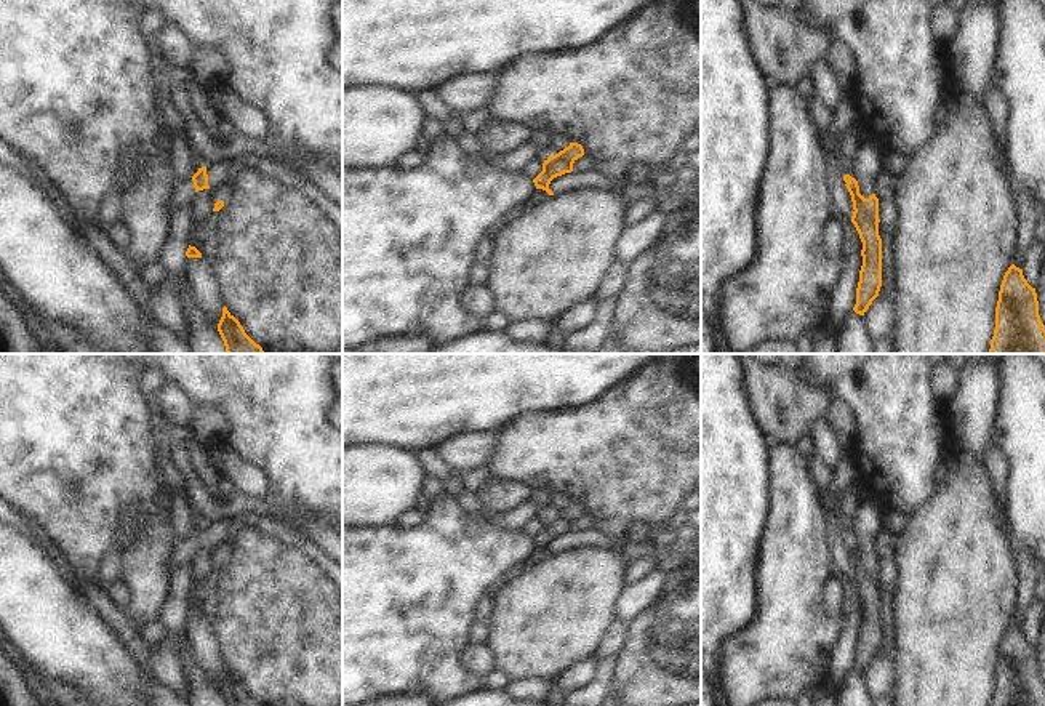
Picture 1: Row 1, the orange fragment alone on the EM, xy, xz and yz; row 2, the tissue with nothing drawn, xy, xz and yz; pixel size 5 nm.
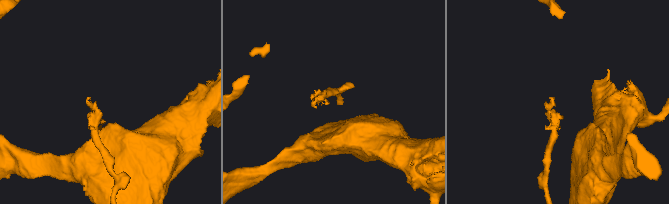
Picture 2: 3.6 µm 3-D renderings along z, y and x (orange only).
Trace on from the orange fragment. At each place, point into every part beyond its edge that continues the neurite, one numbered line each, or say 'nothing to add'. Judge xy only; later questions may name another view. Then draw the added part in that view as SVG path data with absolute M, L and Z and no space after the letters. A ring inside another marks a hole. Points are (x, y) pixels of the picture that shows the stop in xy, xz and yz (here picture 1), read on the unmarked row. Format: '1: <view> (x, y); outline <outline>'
nothing to add

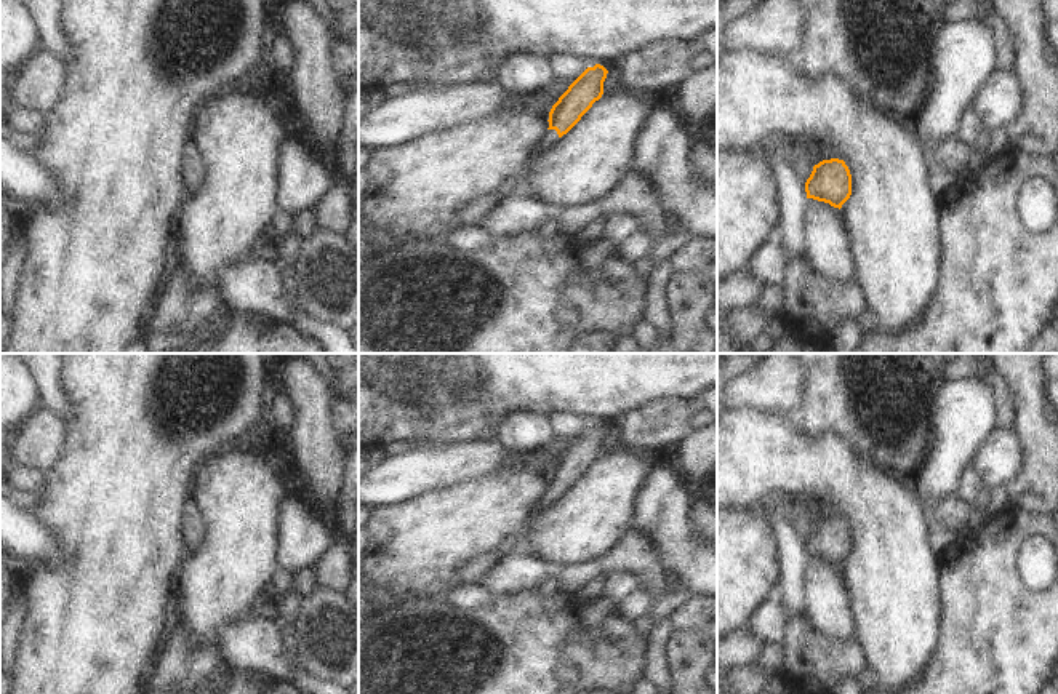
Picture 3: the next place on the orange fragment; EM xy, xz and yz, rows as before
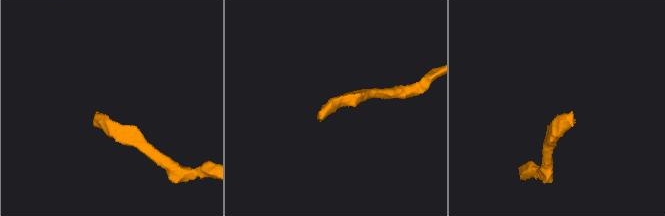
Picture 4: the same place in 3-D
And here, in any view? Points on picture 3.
1: xz (549, 496); outline M547 488L541 497L535 502L533 509L531 509L531 517L544 512L547 507L551 507L552 504L555 504L560 499L559 493L555 488Z

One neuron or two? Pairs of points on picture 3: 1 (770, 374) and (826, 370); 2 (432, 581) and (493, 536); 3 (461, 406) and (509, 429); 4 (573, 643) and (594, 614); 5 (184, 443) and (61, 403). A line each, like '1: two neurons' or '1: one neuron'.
1: two neurons
2: one neuron
3: two neurons
4: one neuron
5: two neurons

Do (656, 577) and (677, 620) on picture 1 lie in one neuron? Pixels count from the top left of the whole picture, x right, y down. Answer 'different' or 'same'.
different

